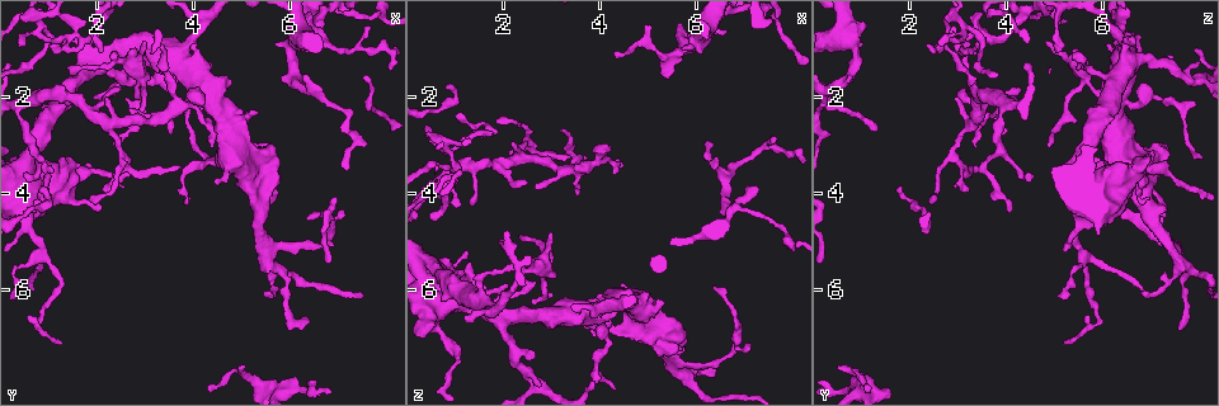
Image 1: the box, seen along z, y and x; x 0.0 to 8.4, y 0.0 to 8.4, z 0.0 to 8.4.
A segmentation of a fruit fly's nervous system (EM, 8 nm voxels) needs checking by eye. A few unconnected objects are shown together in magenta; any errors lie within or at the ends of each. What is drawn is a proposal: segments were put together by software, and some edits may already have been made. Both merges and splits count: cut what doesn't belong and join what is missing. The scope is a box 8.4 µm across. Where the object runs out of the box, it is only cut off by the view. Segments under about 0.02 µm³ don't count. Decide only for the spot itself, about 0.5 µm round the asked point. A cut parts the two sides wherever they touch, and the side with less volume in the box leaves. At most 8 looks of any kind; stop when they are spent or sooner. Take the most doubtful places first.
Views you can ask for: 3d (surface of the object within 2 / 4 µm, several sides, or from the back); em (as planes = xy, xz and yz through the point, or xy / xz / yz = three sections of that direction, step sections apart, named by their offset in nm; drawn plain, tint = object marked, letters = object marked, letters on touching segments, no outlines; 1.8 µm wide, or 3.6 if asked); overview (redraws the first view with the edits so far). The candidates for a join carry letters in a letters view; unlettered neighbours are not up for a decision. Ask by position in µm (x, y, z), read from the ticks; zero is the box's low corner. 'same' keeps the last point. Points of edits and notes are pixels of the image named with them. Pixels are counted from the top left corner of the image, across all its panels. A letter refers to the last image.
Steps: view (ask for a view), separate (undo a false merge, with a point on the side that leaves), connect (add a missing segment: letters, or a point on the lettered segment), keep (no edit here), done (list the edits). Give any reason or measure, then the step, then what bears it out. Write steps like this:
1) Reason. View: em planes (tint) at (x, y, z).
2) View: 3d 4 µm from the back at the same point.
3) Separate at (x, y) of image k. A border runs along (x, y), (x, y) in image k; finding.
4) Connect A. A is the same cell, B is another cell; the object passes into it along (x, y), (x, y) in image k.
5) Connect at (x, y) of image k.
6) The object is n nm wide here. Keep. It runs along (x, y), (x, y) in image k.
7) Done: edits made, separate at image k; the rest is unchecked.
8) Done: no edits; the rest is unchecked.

Calibre changes. View: em planes (plain) at (3.65, 1.25, 6.50).

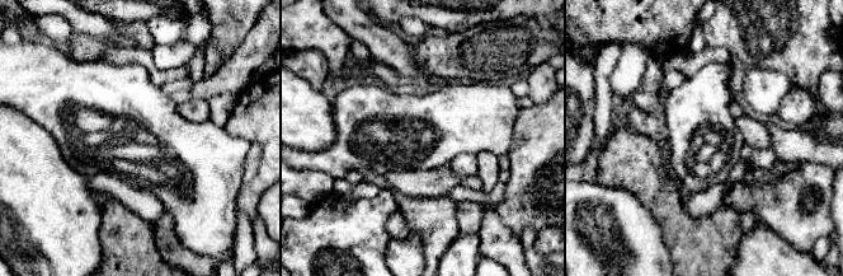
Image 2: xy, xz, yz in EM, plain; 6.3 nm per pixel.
See the neighbours. View: em planes (letters) at the same point.

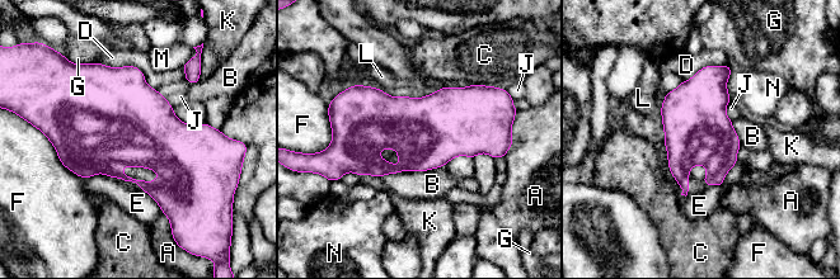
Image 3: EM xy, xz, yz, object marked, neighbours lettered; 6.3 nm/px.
The longest contact is with D, 440 nm. Keep. A, B, C, D, E, F, G, J, K, L, M and N are other cells; a border runs along (445, 165), (381, 176) in image 3; one cell here.

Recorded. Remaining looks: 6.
An open end. View: 3d 4 µm at (4.15, 1.85, 3.15).

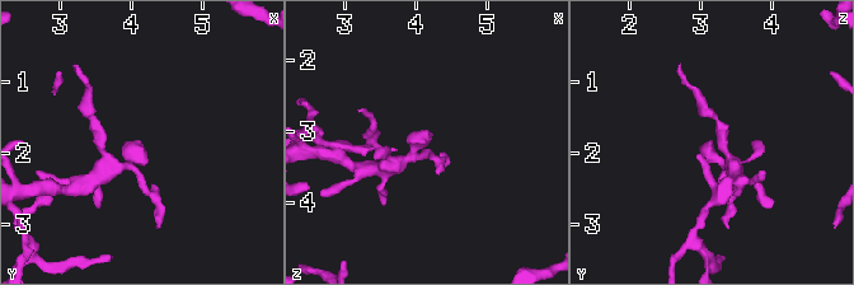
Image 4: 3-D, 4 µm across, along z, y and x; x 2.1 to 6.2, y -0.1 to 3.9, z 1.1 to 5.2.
View: em 3.6 µm planes (letters) at (4.10, 1.75, 3.15).

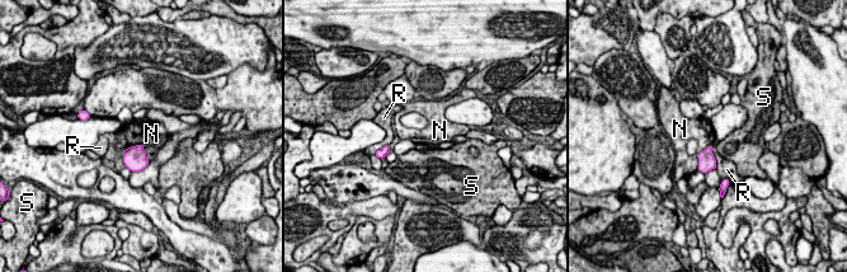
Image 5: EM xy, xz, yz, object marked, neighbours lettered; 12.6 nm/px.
The object is 120 nm wide here. Keep. N, R and S are other cells; a border runs along (710, 144), (697, 154), (696, 169) in image 5; no lettered segment goes on from it.

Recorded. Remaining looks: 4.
Thick turns thin. View: 3d 2 µm at (2.00, 1.25, 6.55).

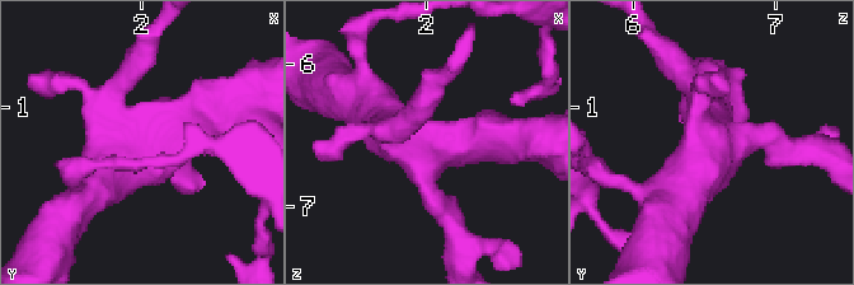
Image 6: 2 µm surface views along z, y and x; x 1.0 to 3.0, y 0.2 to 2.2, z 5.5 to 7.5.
View: em planes (tint) at (1.94, 1.26, 6.54).

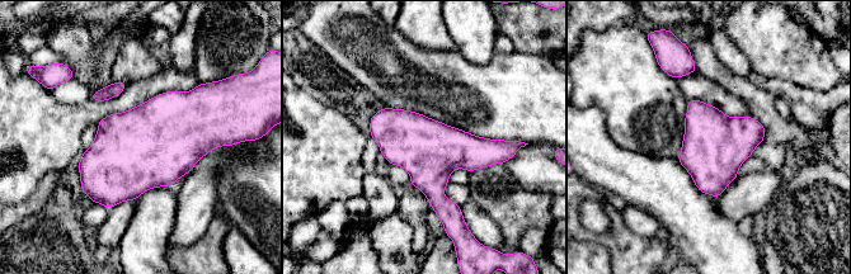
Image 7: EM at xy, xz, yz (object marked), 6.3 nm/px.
View: em planes (letters) at the same point.

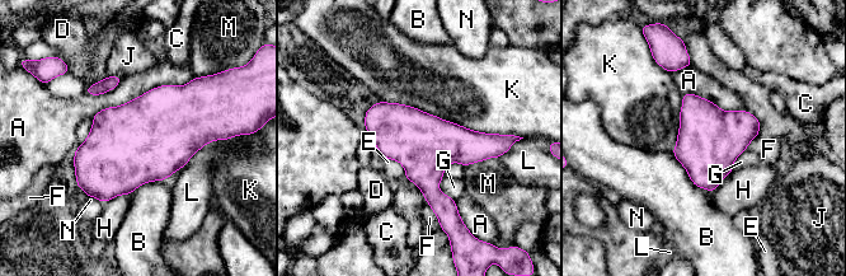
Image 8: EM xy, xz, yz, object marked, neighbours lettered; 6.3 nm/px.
The object is 380 nm wide here; the longest contact is with K, 850 nm. Keep. A, B, C, D, E, F, G, H, J, K, L, M and N are other cells; continuous, no second cell.

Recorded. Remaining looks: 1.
Done: no edits; the rest is unchecked.

